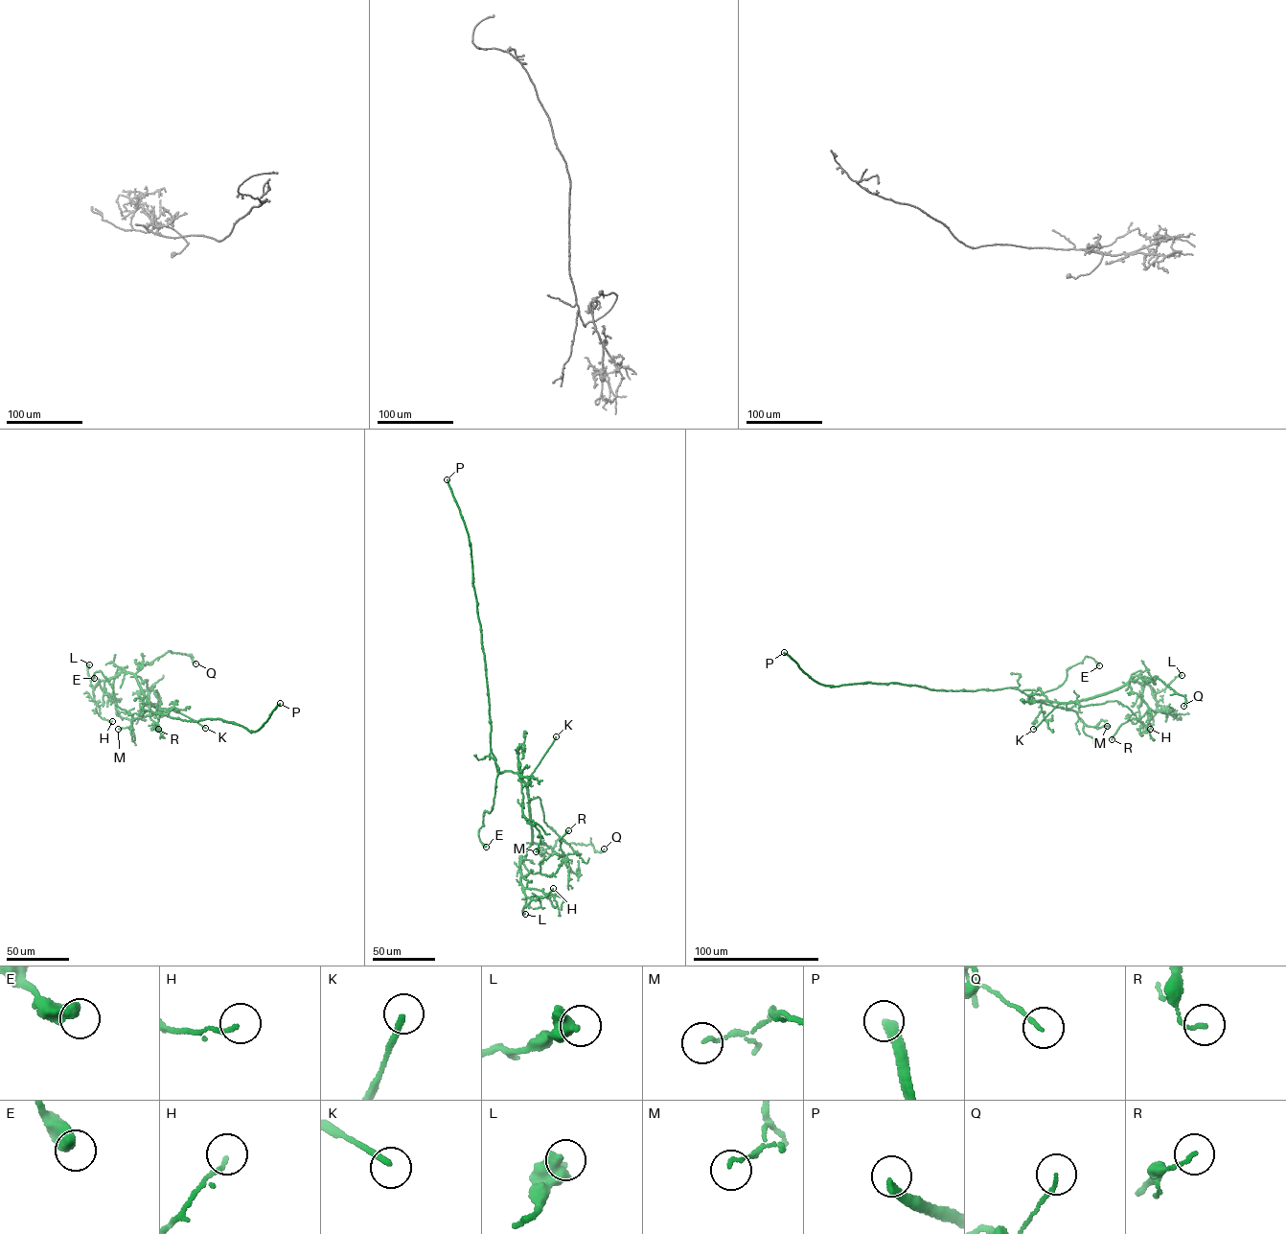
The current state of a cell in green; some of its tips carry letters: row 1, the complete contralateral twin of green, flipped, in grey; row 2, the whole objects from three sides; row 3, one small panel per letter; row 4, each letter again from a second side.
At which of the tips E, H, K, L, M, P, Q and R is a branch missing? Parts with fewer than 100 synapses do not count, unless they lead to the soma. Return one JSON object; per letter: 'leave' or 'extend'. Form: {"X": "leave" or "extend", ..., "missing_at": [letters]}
{"E": "leave", "H": "leave", "K": "extend", "L": "leave", "M": "leave", "P": "extend", "Q": "leave", "R": "leave", "missing_at": ["K", "P"]}

